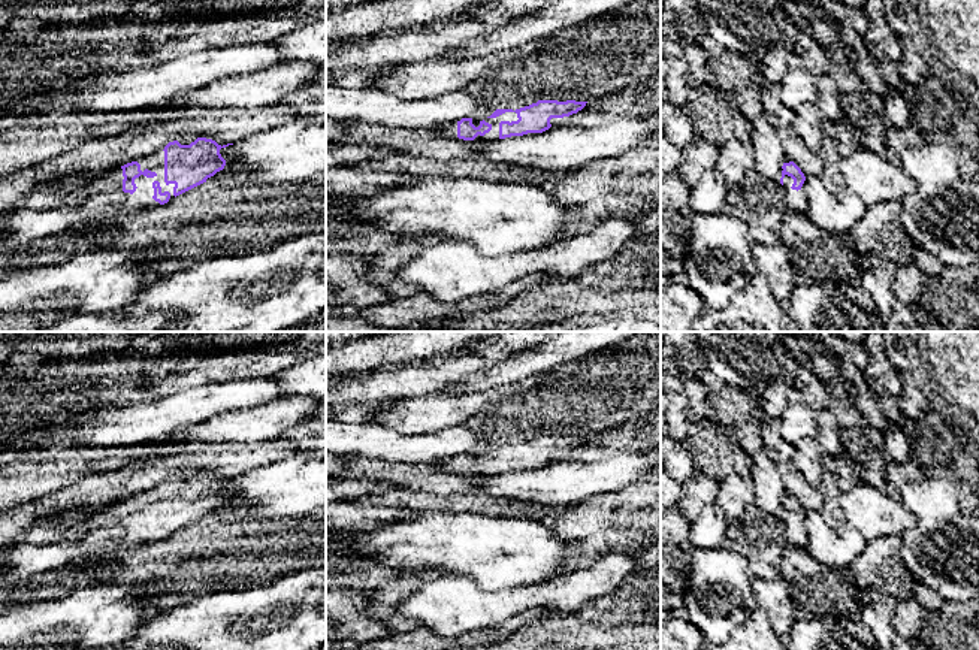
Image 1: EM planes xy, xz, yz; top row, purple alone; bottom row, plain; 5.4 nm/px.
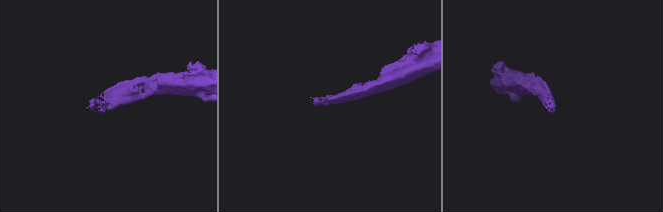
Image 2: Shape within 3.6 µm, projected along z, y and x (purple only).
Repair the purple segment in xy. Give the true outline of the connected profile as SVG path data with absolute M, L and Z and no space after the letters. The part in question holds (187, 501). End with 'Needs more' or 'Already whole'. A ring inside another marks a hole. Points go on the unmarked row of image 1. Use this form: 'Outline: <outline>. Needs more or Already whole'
Outline: M197 472L190 480L181 480L178 475L173 475L149 492L109 505L85 523L57 526L40 521L15 541L0 566L7 571L7 581L15 583L81 562L88 554L164 539L223 505L226 495L221 492L220 484L229 480L233 478L221 481L206 472Z. Needs more

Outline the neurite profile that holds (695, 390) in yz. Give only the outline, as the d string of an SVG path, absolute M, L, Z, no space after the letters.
M686 378L683 383L689 399L688 414L694 423L704 418L707 414L707 389L701 381L694 378Z

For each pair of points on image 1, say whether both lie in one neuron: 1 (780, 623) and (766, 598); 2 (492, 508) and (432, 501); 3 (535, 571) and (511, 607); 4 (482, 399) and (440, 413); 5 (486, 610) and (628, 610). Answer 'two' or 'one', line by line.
1: one
2: one
3: two
4: one
5: two

